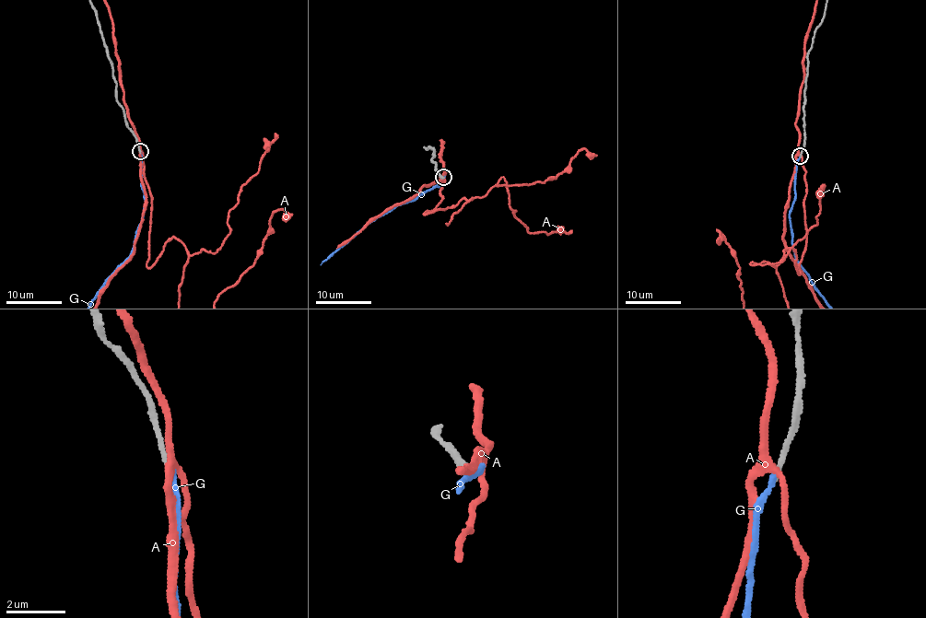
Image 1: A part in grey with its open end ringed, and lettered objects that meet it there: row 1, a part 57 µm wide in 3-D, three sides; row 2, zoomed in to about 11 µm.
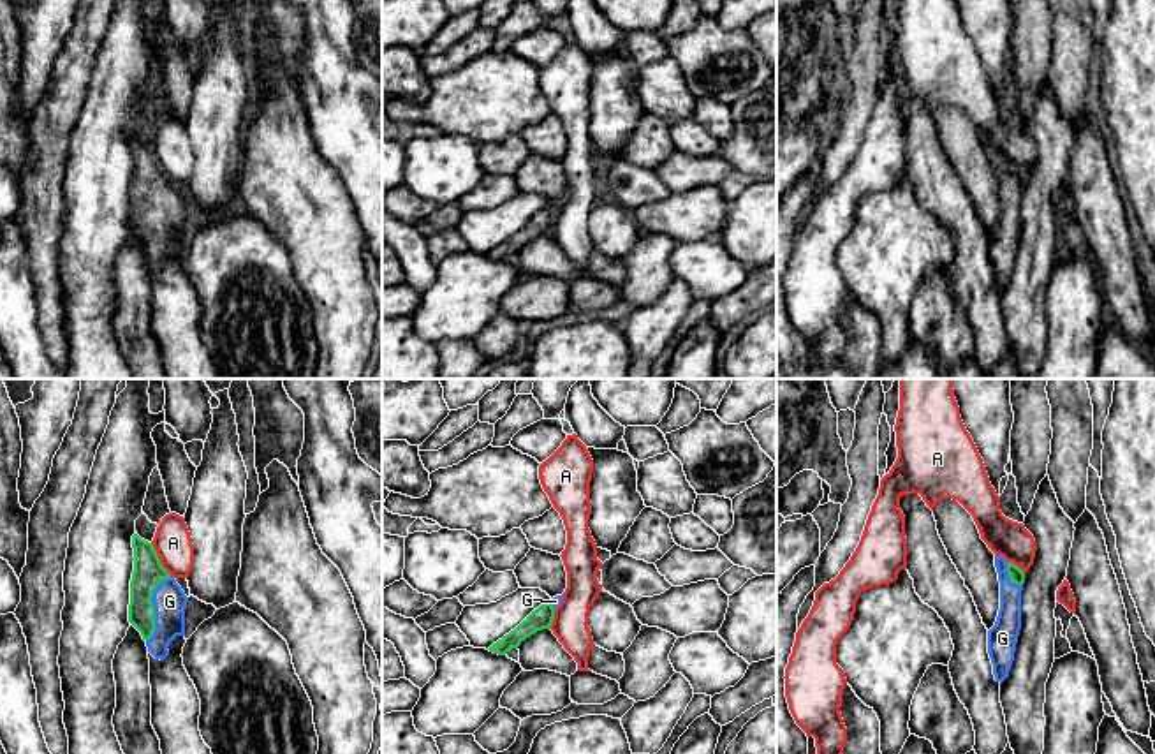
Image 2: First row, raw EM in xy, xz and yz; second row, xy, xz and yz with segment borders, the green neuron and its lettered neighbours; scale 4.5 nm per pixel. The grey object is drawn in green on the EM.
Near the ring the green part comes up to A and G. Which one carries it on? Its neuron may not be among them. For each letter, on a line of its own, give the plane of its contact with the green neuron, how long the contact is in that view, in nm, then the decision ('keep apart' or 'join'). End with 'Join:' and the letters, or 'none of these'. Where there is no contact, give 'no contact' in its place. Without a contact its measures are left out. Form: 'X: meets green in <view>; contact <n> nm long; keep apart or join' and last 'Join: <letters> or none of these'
A: meets green in xy; contact 190 nm long; keep apart
G: meets green in xy; contact 320 nm long; join
Join: G

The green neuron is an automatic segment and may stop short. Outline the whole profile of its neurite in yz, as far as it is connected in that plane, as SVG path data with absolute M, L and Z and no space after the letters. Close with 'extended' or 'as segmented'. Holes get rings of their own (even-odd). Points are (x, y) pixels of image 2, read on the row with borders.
M995 555L995 567L1000 581L1000 610L995 625L988 631L988 654L995 680L1002 684L1009 676L1021 629L1025 573L1000 555Z | extended

